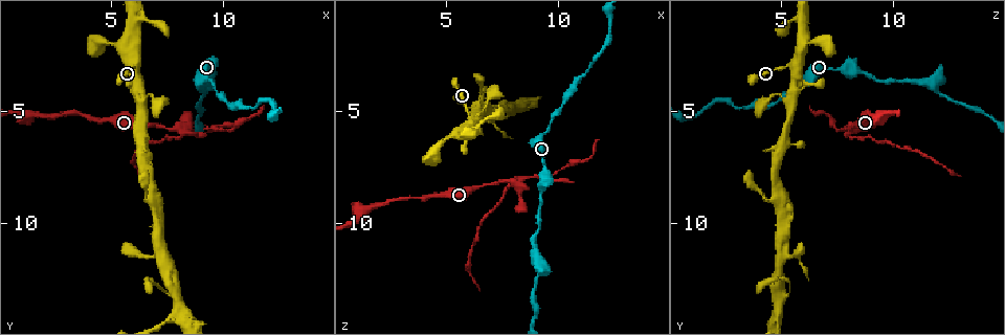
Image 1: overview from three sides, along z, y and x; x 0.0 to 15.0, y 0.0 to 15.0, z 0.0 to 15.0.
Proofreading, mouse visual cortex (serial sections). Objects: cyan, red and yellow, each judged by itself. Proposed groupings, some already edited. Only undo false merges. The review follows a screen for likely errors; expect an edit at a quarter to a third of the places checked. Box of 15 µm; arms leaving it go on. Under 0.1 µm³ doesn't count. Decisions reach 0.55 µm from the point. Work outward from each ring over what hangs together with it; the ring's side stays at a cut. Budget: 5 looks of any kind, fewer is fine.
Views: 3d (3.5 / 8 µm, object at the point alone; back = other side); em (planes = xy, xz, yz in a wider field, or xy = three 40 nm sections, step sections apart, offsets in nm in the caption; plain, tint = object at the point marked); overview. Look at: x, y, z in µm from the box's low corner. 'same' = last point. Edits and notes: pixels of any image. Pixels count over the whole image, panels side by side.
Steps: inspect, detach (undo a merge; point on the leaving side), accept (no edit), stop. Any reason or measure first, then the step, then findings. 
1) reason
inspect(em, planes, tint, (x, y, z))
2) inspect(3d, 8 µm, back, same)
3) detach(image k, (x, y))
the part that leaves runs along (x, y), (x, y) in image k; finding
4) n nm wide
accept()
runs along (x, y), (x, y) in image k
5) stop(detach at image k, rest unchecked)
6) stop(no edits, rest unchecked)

abrupt turn
inspect(3d, 3.5 µm, (8.1, 5.8, 8.2))

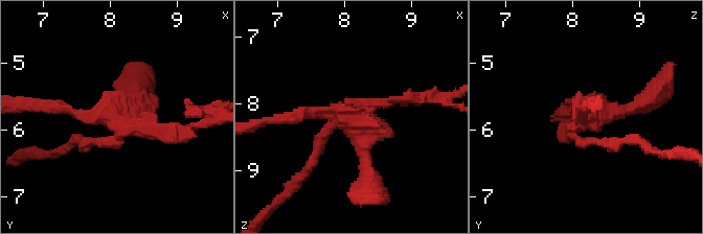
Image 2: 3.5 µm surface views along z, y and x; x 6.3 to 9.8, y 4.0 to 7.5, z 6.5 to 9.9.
now the EM
inspect(em, xy, step 5, tint, (8.00, 5.80, 8.10))

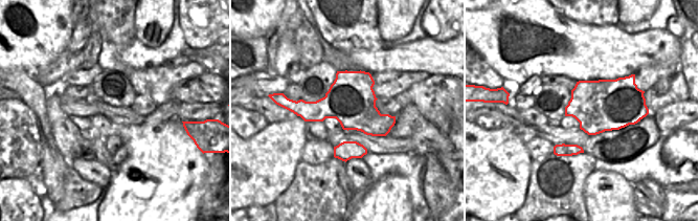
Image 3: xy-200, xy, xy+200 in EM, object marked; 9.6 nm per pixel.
detach(image 2, (323, 135))
the part that leaves runs along (576, 135), (608, 144), (632, 138), (651, 150) in image 2; a second cell is stuck on

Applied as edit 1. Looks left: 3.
side arm on a straight run
inspect(3d, 3.5 µm, (7.9, 13.1, 5.0))

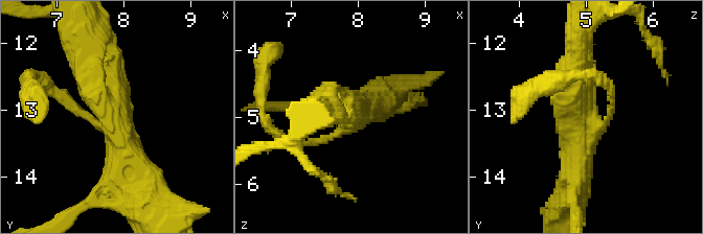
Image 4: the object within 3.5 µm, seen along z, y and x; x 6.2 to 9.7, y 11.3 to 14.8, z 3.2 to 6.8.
3 arms; arms of 100, 400, 400 nm; need the tissue
inspect(em, xy, step 2, tint, (7.85, 13.15, 4.95))

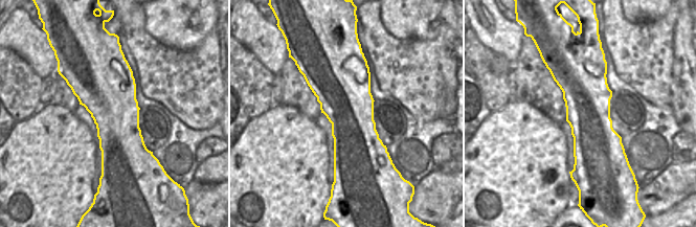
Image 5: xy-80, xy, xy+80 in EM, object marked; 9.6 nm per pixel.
inspect(em, xy, step 1, tint, same)

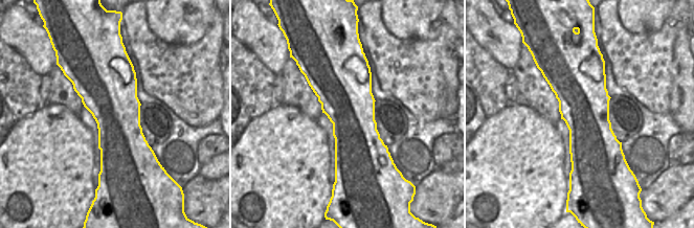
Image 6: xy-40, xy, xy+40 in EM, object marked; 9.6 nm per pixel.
accept()
runs along (88, 64), (130, 189) in image 4; one cell here

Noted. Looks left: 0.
stop(detach at image 2, rest unchecked)

